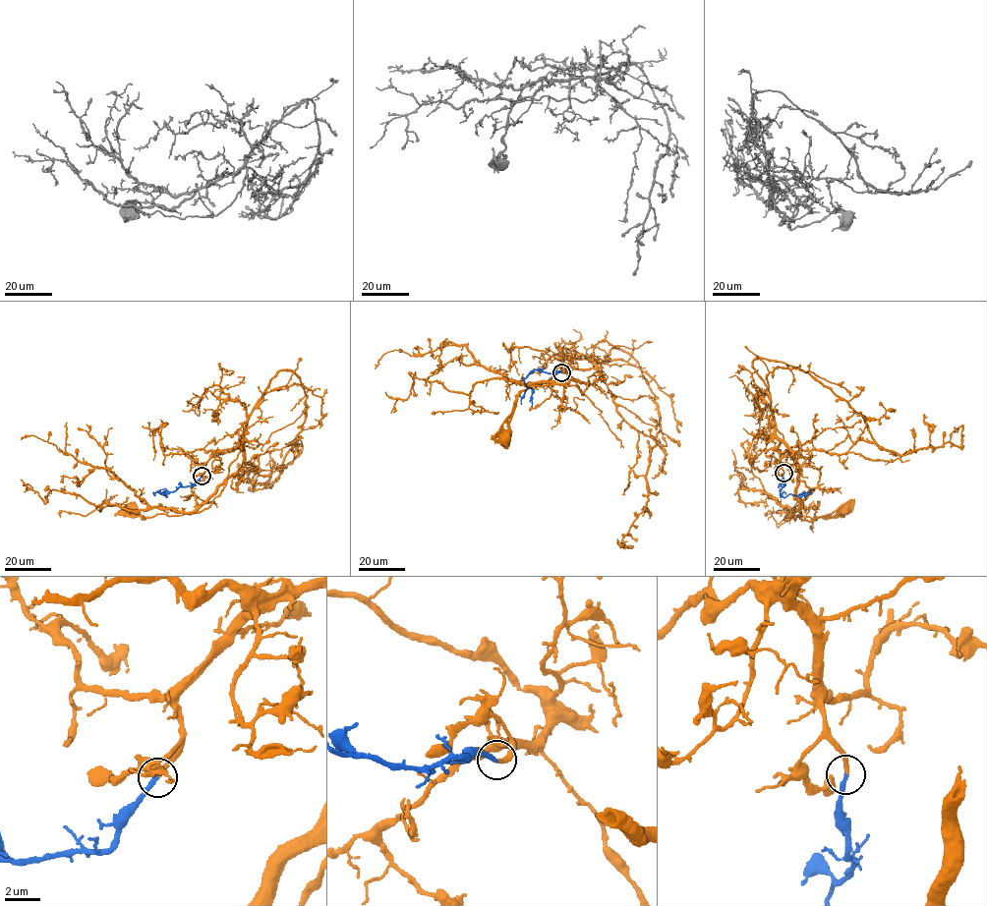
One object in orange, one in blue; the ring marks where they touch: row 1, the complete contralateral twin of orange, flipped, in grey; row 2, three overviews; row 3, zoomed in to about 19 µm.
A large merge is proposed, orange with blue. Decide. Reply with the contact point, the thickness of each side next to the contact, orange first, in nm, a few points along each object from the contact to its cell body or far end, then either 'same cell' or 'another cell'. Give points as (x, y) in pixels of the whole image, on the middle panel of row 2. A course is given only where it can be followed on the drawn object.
(561, 372) | 240/280 nm | orange via (561, 372), (570, 368), (597, 370), (587, 383), (570, 379), (527, 387), (514, 404), (509, 439), (505, 440) | blue via (561, 372), (535, 369), (529, 374), (524, 381), (532, 391), (532, 406) | same cell

